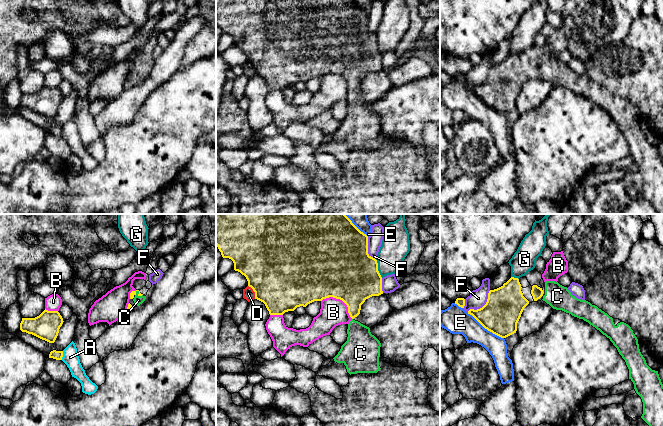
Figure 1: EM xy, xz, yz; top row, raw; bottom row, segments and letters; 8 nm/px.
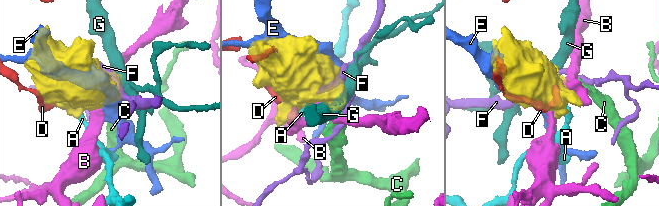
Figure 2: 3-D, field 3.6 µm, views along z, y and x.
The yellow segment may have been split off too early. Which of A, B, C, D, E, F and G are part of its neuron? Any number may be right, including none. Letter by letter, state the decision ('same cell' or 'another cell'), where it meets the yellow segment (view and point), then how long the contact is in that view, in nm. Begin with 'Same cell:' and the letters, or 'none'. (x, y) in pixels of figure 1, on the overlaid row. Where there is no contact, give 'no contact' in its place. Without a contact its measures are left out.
Same cell: C
A: another cell; contact xy (62, 355); length 70 nm
B: another cell; contact xz (340, 299); length 300 nm
C: same cell; contact xy (138, 294); length 70 nm
D: another cell; contact xz (254, 291); length 130 nm
E: another cell; contact yz (485, 328); length 360 nm
F: another cell; contact yz (483, 306); length 260 nm
G: another cell; contact xz (377, 268); length 170 nm

